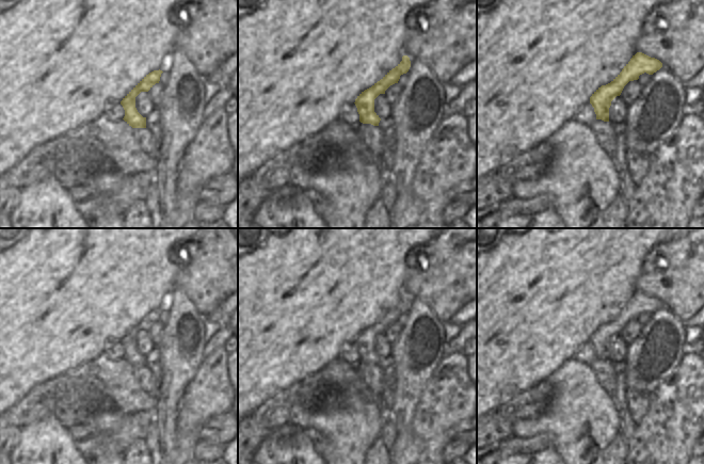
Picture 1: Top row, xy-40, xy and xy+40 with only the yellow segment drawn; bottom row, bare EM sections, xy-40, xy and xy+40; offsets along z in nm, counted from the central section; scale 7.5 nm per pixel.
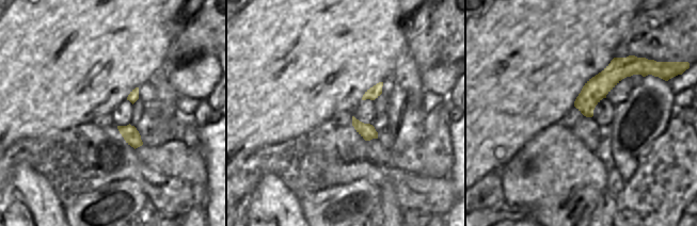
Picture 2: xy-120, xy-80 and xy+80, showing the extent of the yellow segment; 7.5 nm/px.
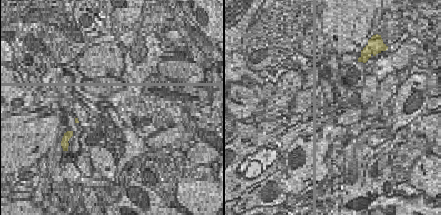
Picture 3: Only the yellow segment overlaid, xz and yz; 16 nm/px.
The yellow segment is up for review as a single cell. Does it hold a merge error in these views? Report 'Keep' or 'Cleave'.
Keep

